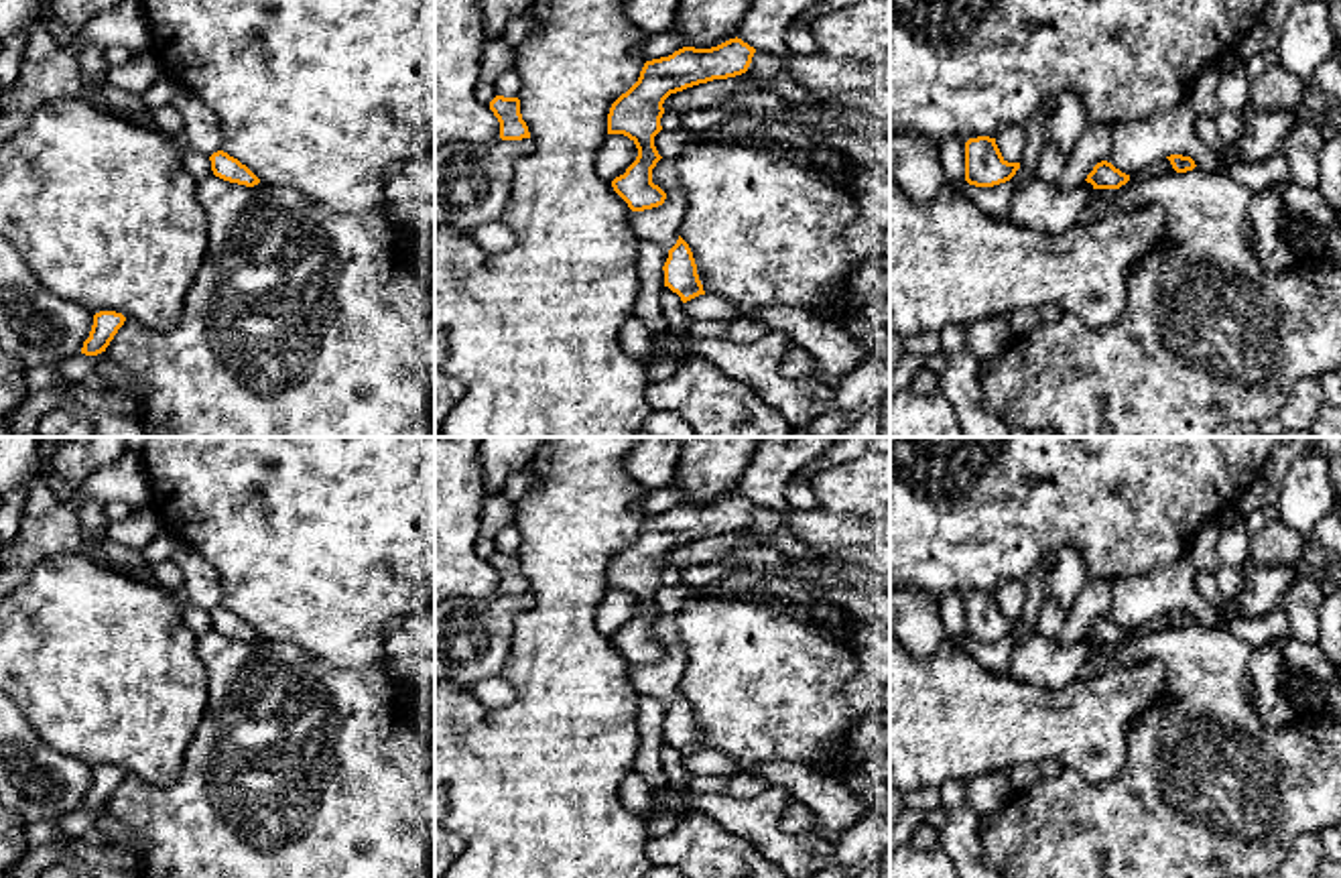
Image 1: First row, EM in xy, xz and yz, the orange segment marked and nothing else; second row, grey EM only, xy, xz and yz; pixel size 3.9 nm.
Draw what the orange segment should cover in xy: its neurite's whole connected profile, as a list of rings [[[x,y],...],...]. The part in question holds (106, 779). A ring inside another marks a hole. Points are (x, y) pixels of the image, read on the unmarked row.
[[[100,766],[93,770],[89,793],[83,797],[81,809],[98,811],[106,807],[126,772],[116,766]]]

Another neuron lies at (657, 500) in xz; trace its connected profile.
[[[677,486],[662,490],[648,490],[646,496],[640,500],[640,512],[644,516],[652,516],[652,514],[668,512],[683,502],[687,502],[687,496]]]

